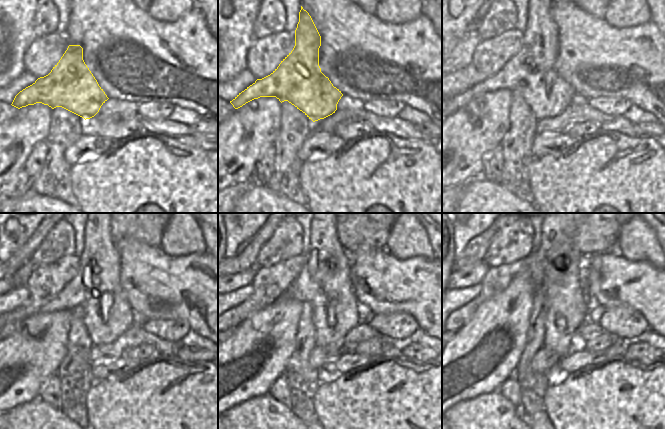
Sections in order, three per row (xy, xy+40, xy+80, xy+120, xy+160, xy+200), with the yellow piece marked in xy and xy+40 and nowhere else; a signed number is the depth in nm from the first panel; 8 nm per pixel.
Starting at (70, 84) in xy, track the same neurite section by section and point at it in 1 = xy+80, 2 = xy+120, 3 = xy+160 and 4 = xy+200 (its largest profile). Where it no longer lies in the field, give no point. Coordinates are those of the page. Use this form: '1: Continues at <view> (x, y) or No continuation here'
1: Continues at xy+80 (531, 72)
2: Continues at xy+120 (95, 287)
3: Continues at xy+160 (324, 283)
4: Continues at xy+200 (566, 307)

